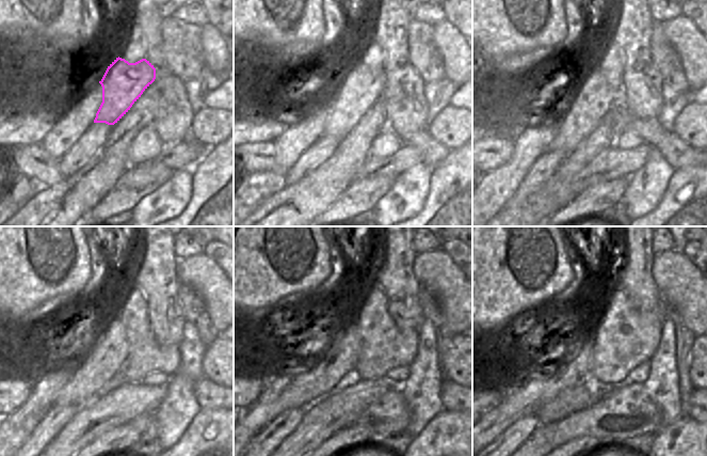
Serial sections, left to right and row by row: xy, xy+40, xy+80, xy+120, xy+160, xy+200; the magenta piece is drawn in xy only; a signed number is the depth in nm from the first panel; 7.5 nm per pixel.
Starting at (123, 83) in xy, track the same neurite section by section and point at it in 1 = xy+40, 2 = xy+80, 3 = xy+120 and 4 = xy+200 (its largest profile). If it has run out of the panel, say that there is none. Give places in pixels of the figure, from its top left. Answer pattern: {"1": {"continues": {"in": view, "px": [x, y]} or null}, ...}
{"1": {"continues": {"in": "xy+40", "px": [359, 88]}}, "2": {"continues": {"in": "xy+80", "px": [593, 97]}}, "3": {"continues": {"in": "xy+120", "px": [106, 357]}}, "4": {"continues": {"in": "xy+200", "px": [552, 392]}}}

